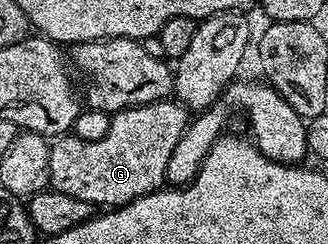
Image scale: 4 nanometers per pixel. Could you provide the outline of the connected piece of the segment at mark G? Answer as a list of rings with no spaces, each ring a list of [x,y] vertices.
[[[168,98],[114,113],[111,117],[109,134],[105,134],[105,138],[97,138],[97,142],[85,142],[74,134],[64,134],[50,145],[48,154],[50,187],[73,198],[85,198],[85,202],[96,206],[128,204],[145,194],[160,191],[166,181],[169,158],[172,157],[173,150],[176,149],[177,142],[180,141],[188,123],[188,109],[178,100]]]

